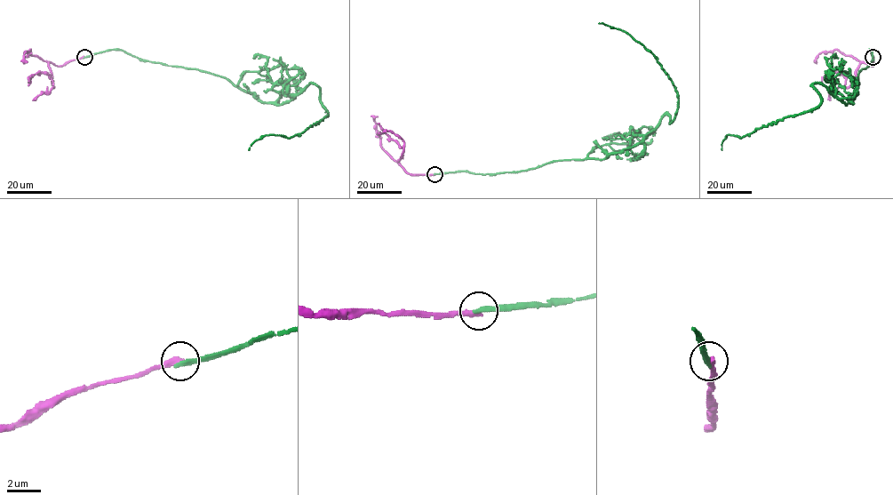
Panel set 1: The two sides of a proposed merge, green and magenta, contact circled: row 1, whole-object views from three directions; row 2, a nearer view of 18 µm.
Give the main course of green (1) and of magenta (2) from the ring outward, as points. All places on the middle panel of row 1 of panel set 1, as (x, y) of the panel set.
1: (434, 174), (605, 159), (638, 144), (664, 115), (671, 123), (678, 95), (657, 59), (599, 23)
2: (434, 174), (408, 173), (398, 163), (403, 147), (387, 135), (379, 123)

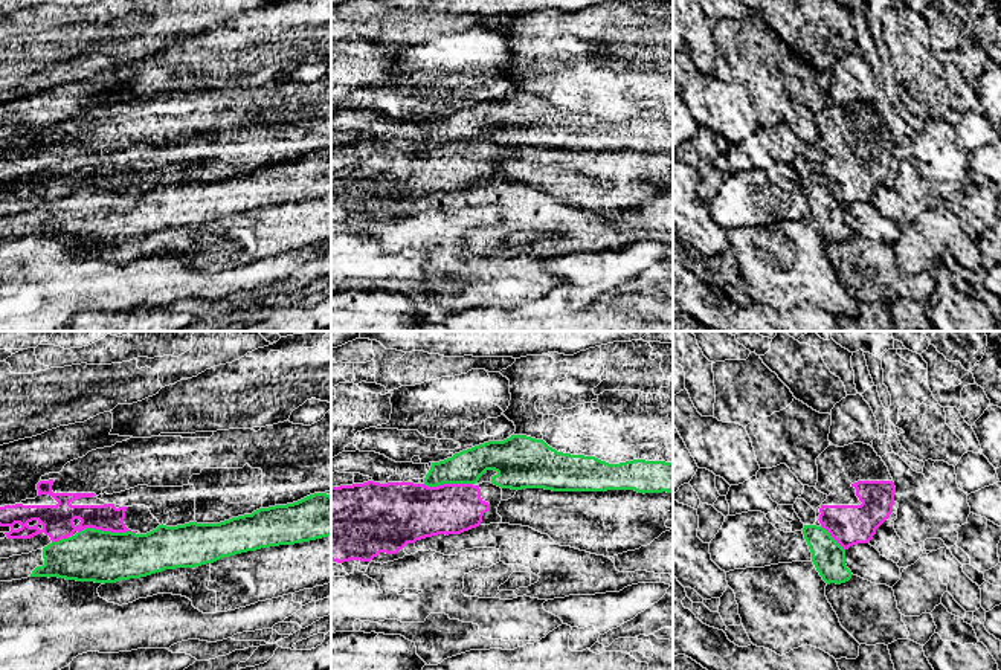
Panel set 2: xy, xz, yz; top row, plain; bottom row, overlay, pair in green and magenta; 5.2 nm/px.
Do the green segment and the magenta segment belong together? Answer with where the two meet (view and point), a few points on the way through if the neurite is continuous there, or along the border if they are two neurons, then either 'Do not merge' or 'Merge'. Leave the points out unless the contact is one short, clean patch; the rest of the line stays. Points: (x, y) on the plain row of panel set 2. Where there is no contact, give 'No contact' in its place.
Touches green at xy (107, 190). Boundary: xy (78, 190), (99, 186), (135, 191). Do not merge

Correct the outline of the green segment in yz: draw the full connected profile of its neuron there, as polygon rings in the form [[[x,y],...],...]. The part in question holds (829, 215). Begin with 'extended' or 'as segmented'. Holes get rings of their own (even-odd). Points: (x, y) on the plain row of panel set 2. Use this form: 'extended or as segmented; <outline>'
as segmented; [[[804,183],[803,192],[812,211],[812,220],[827,243],[841,243],[851,237],[853,232],[845,223],[845,208],[827,188]]]

